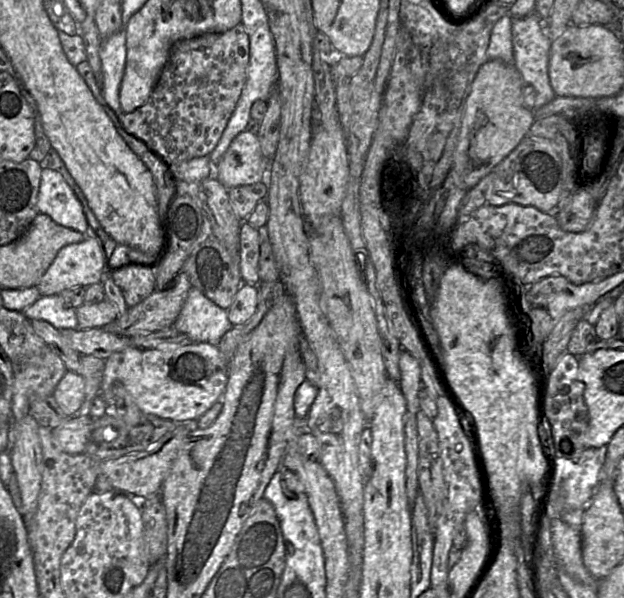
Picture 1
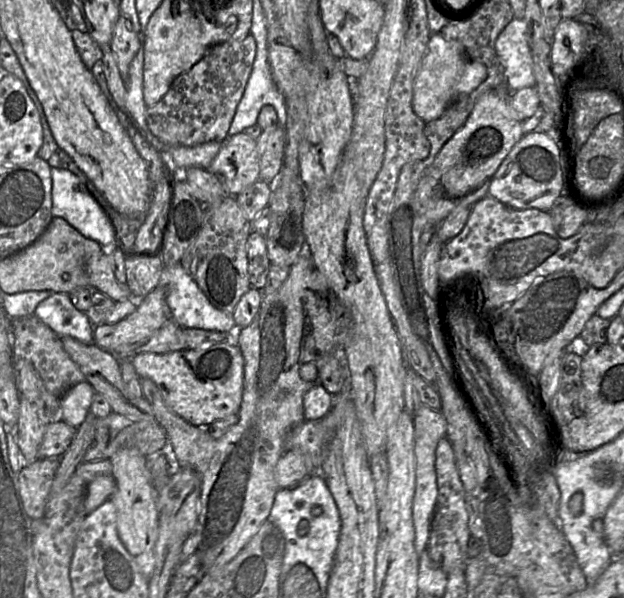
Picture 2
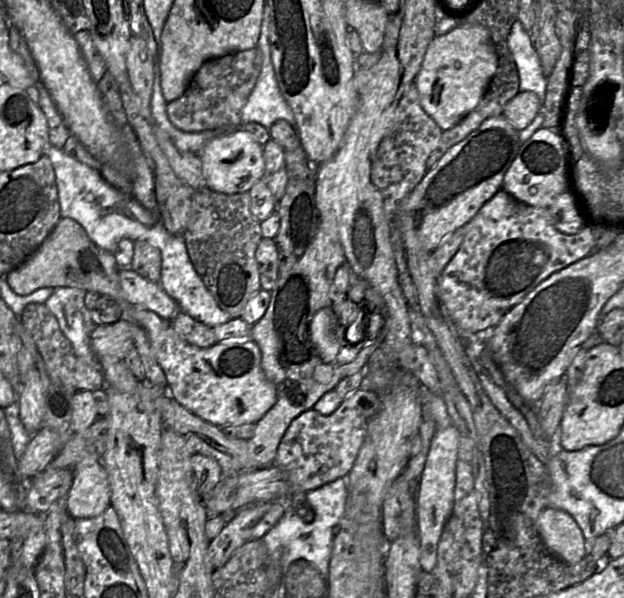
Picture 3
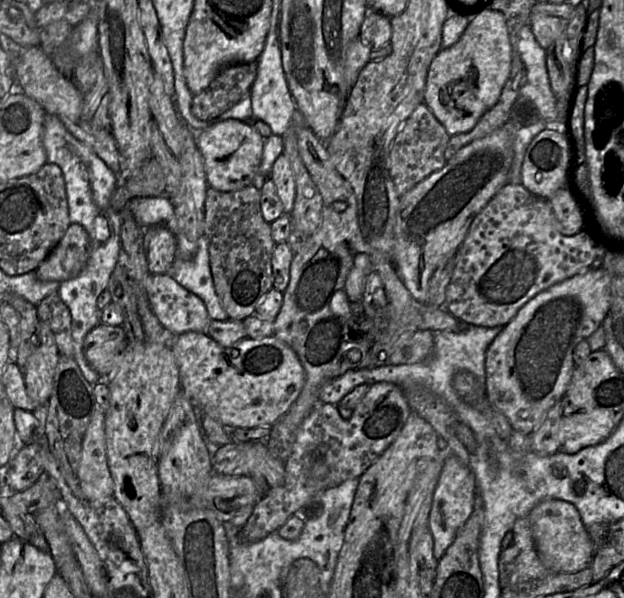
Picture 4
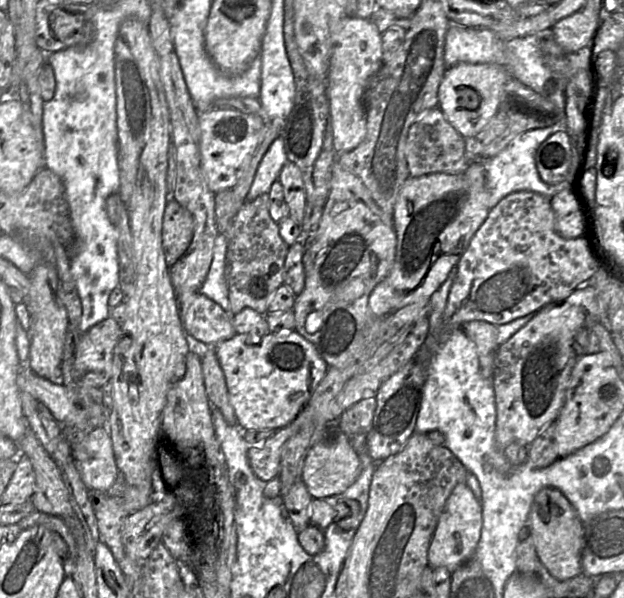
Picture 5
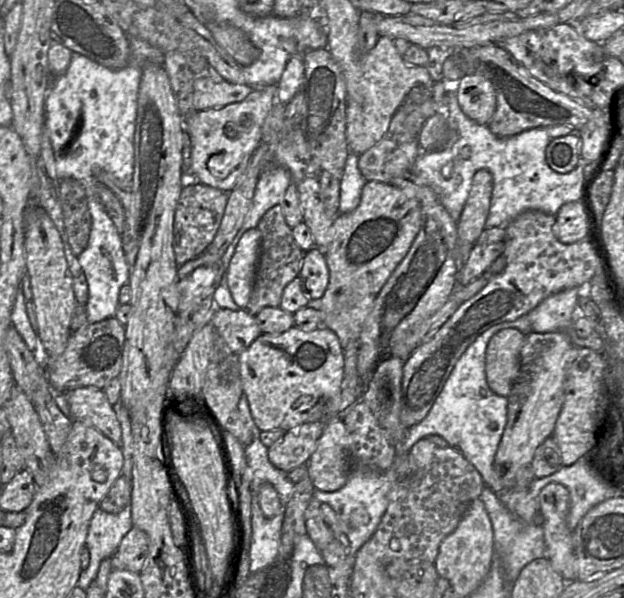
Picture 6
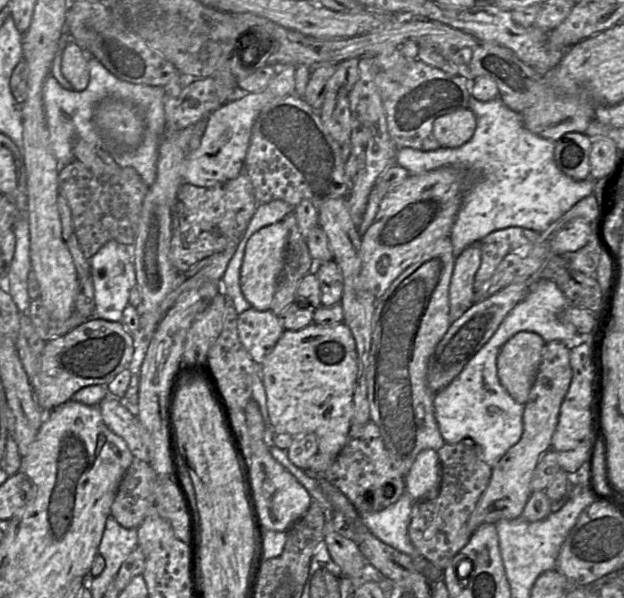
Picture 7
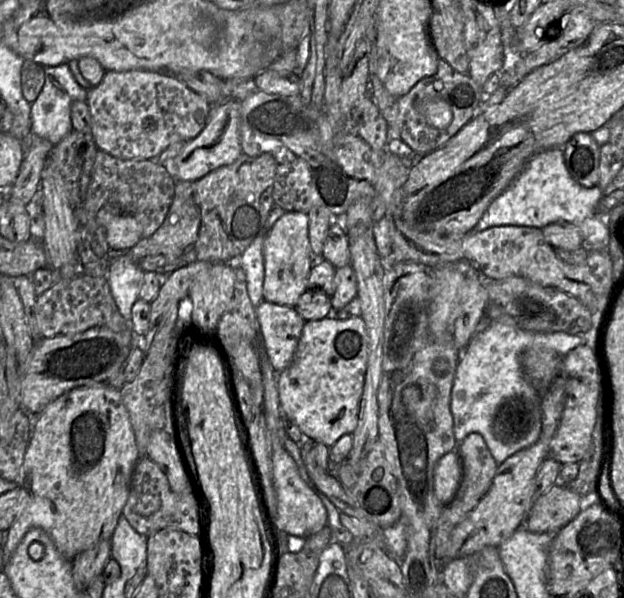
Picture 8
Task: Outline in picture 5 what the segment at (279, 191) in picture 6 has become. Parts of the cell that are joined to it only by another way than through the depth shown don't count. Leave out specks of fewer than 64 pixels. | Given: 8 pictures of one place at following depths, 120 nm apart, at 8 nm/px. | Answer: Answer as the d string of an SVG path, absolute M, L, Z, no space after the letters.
M283 135L277 137L263 156L255 174L246 201L252 201L261 194L269 192L279 177L282 167L288 161Z

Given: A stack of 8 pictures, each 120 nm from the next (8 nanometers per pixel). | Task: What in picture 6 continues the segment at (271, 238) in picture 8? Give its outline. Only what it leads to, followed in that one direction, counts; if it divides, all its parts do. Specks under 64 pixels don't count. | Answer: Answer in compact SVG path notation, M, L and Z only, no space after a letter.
M257 227L247 230L238 241L228 267L227 283L234 302L245 308L254 284L256 266L260 252L261 232Z

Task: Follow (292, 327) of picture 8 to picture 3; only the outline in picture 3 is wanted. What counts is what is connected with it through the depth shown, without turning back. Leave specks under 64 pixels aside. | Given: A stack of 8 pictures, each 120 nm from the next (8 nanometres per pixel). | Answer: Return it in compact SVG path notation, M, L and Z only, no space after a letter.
M120 269L119 278L125 298L131 305L144 307L164 319L173 319L182 312L159 282L151 282L131 269Z

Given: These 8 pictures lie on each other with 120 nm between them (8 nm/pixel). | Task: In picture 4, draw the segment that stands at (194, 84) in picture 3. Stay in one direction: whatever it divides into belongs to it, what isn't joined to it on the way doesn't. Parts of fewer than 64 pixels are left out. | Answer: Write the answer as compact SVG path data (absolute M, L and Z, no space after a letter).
M257 61L223 67L213 81L193 96L191 112L202 121L216 119L249 94L257 74Z

